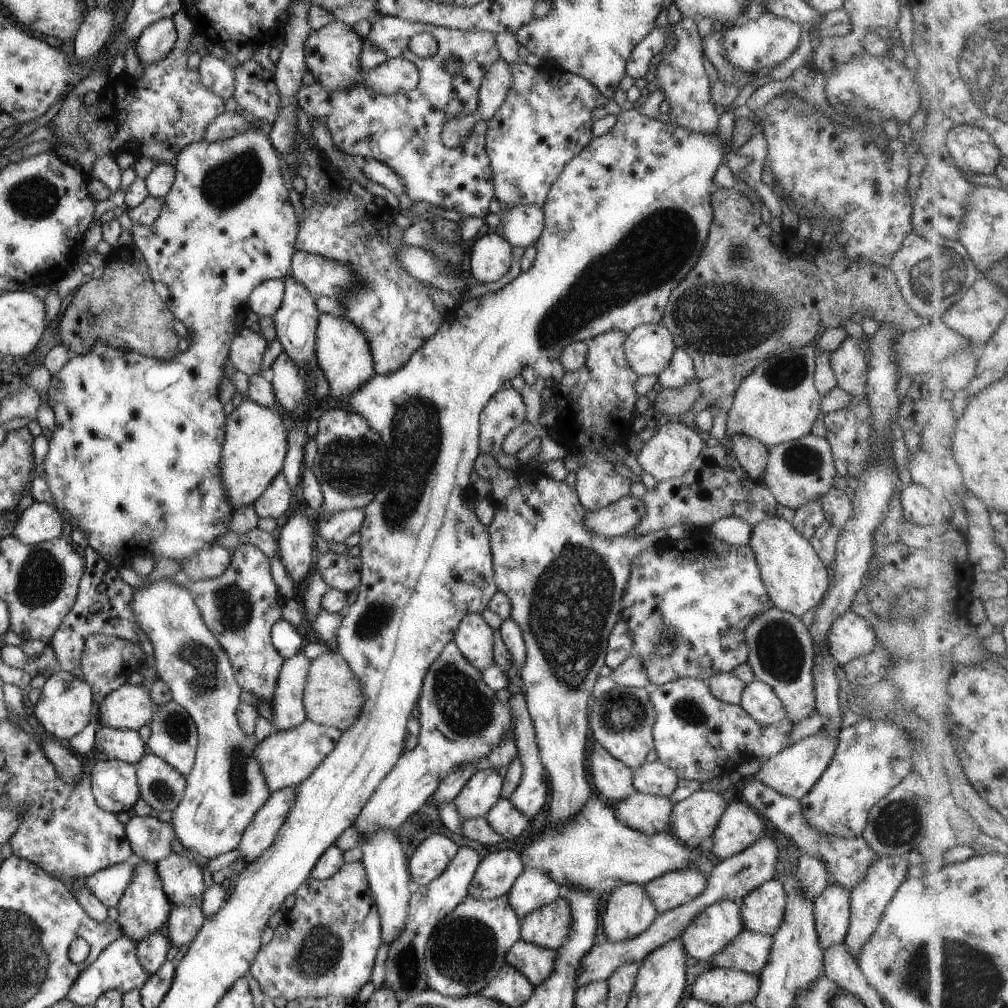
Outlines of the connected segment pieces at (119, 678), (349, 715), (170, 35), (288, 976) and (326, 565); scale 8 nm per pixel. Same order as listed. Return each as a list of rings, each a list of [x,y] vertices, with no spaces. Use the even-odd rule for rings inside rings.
[[[90,634],[83,641],[83,645],[84,650],[80,656],[78,670],[81,672],[83,681],[92,688],[93,698],[98,702],[98,705],[102,703],[101,698],[106,698],[112,690],[128,683],[129,677],[138,672],[146,660],[146,655],[141,650],[141,646],[132,644],[128,640],[122,640],[122,638]]]
[[[334,649],[327,650],[327,653],[311,660],[306,676],[306,689],[302,696],[307,719],[318,725],[338,728],[340,731],[350,728],[364,704],[362,698],[362,684],[352,674],[346,660]]]
[[[172,17],[160,18],[157,22],[144,28],[135,44],[136,53],[140,63],[156,64],[176,44],[177,29]]]
[[[361,860],[344,864],[331,878],[327,880],[316,880],[309,877],[295,892],[296,904],[290,910],[284,910],[284,918],[279,926],[274,930],[274,936],[270,942],[260,946],[256,959],[253,961],[249,975],[254,977],[260,984],[262,993],[270,999],[284,998],[286,1001],[296,1000],[297,998],[315,998],[322,999],[326,996],[342,996],[351,1002],[355,1002],[355,997],[370,980],[373,967],[375,966],[378,949],[383,944],[381,936],[380,910],[376,906],[373,893],[366,876],[364,864]]]
[[[315,550],[316,572],[320,572],[320,576],[325,578],[325,582],[331,589],[337,589],[345,594],[351,592],[353,588],[360,585],[362,560],[360,557],[336,556],[331,553],[322,553]]]

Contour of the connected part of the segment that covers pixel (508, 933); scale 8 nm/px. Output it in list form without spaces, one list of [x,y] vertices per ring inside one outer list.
[[[505,897],[493,900],[466,899],[436,926],[426,946],[428,987],[445,996],[467,996],[480,990],[505,964],[504,954],[521,940],[518,914]]]

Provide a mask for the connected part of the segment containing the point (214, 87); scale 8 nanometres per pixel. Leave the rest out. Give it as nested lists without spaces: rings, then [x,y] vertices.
[[[204,52],[198,72],[200,72],[202,84],[210,88],[212,94],[220,96],[224,101],[233,96],[236,88],[236,74],[226,61]]]

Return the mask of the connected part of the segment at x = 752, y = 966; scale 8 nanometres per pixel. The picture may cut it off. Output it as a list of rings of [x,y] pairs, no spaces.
[[[744,929],[740,936],[736,936],[726,948],[714,954],[710,961],[714,967],[743,971],[760,978],[760,972],[770,958],[772,942],[773,936]]]

